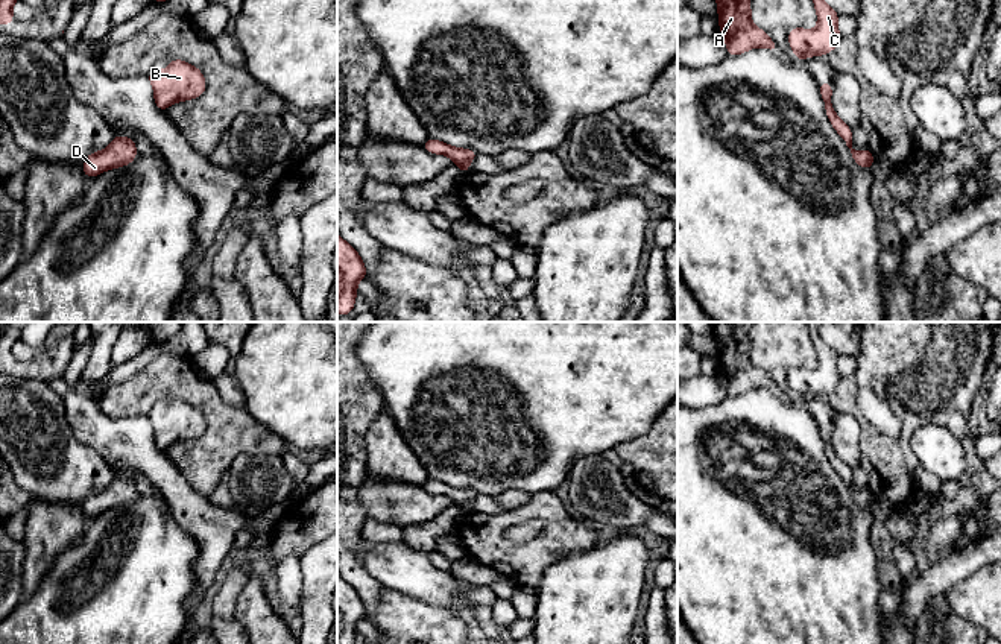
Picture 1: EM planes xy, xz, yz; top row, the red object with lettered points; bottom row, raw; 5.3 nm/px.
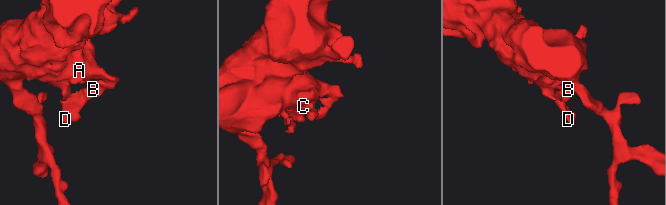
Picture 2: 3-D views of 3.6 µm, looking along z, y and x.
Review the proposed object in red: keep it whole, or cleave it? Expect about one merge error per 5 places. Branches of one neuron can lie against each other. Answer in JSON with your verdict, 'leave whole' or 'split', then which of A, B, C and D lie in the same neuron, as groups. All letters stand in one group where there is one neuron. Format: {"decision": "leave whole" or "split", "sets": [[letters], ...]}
{"decision": "leave whole", "sets": [["A", "B", "C", "D"]]}

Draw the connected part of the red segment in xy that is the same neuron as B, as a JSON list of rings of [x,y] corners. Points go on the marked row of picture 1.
[[[172,59],[167,70],[150,70],[146,77],[153,87],[153,99],[159,111],[176,102],[197,99],[207,90],[202,71],[182,59]]]

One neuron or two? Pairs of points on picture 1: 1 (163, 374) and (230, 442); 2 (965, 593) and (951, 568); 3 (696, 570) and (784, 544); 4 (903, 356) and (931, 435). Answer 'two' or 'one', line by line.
1: one
2: two
3: one
4: two

